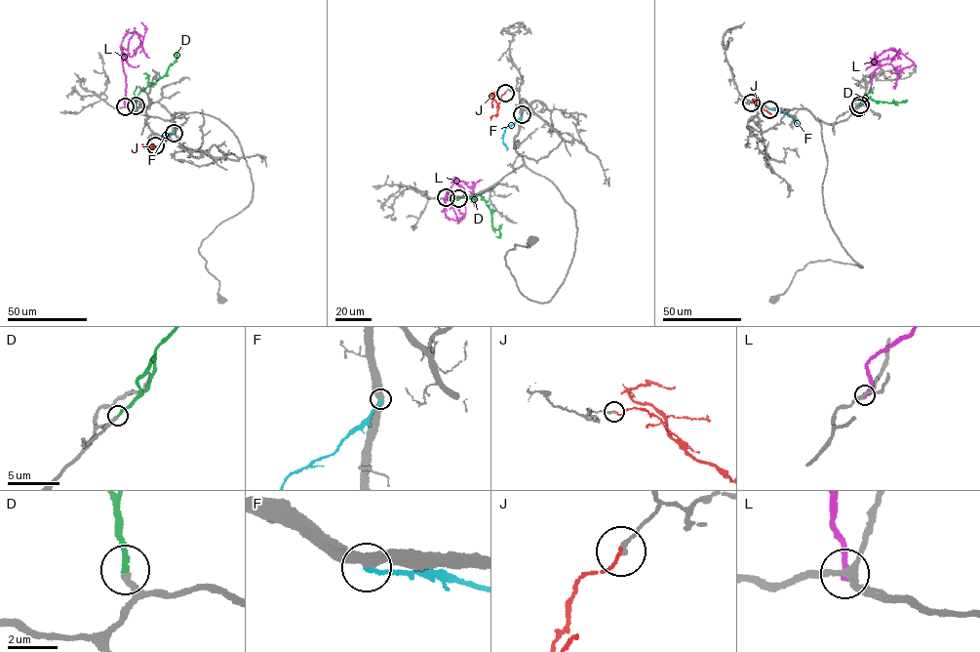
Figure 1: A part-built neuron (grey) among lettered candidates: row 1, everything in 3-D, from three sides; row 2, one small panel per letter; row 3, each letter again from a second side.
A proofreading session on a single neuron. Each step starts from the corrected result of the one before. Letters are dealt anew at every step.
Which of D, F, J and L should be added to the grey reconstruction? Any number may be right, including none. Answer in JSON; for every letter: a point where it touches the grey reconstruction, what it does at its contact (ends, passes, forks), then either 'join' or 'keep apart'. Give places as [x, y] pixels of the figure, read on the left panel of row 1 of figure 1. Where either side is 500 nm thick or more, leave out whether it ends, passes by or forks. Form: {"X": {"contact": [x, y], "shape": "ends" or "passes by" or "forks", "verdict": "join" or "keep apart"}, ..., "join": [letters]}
{"D": {"contact": [136, 105], "shape": "ends", "verdict": "join"}, "F": {"contact": [174, 133], "shape": "ends", "verdict": "keep apart"}, "J": {"contact": [155, 145], "shape": "ends", "verdict": "keep apart"}, "L": {"contact": [125, 106], "shape": "ends", "verdict": "keep apart"}, "join": ["D"]}

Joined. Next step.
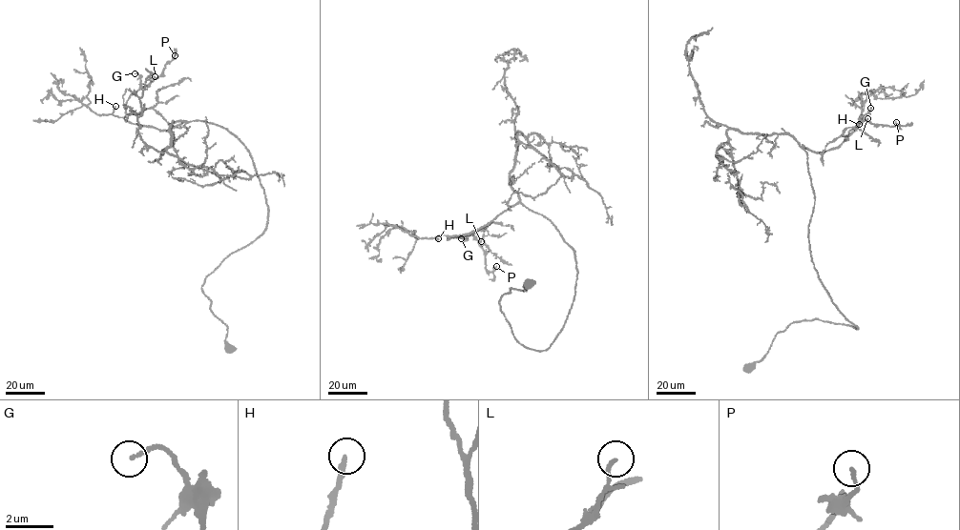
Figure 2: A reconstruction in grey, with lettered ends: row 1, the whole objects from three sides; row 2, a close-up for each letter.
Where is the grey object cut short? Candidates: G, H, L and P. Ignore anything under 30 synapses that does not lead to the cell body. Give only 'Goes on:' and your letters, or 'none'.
Goes on: H

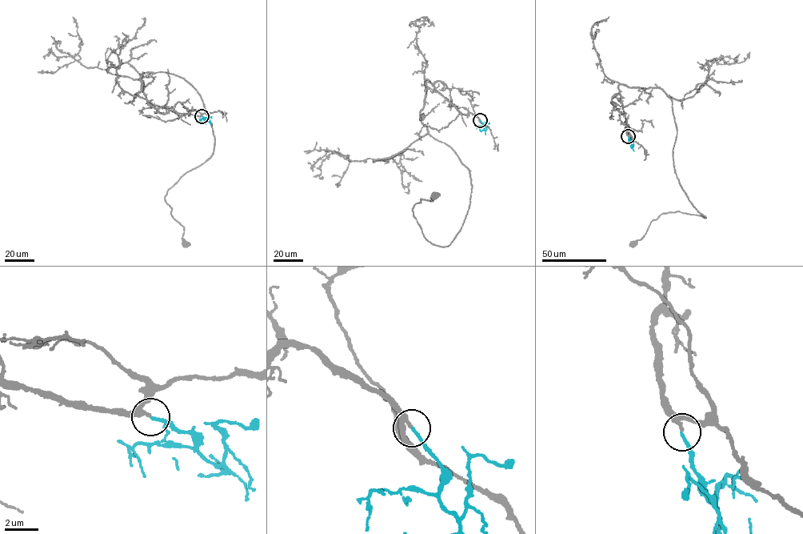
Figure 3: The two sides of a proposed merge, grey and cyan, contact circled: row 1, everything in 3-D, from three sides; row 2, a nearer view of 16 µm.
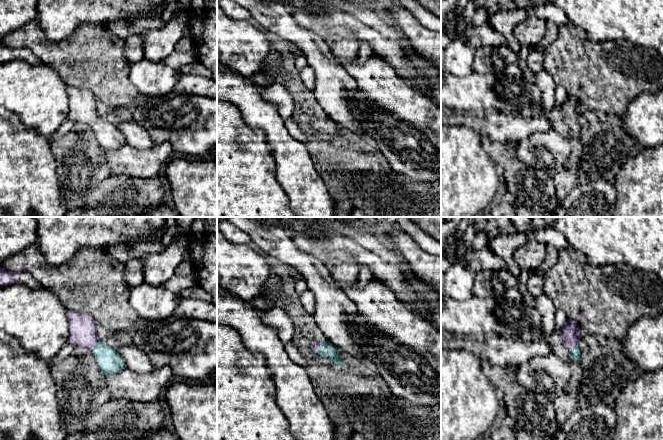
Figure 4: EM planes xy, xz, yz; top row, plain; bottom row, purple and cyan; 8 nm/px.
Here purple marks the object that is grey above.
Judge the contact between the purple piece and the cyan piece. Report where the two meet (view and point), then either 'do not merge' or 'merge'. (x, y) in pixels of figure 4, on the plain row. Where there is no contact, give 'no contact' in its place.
xz (318, 124) | merge

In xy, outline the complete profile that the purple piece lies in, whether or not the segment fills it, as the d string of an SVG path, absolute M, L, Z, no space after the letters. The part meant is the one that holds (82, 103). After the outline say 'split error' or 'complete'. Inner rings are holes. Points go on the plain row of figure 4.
M68 87L69 100L68 119L86 123L92 127L95 137L103 151L116 150L127 144L124 135L116 125L106 118L100 118L97 113L97 99L88 90Z; split error

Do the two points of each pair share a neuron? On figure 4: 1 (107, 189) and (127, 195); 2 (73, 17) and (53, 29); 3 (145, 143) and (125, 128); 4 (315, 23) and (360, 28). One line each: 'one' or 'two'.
1: one
2: one
3: one
4: one

